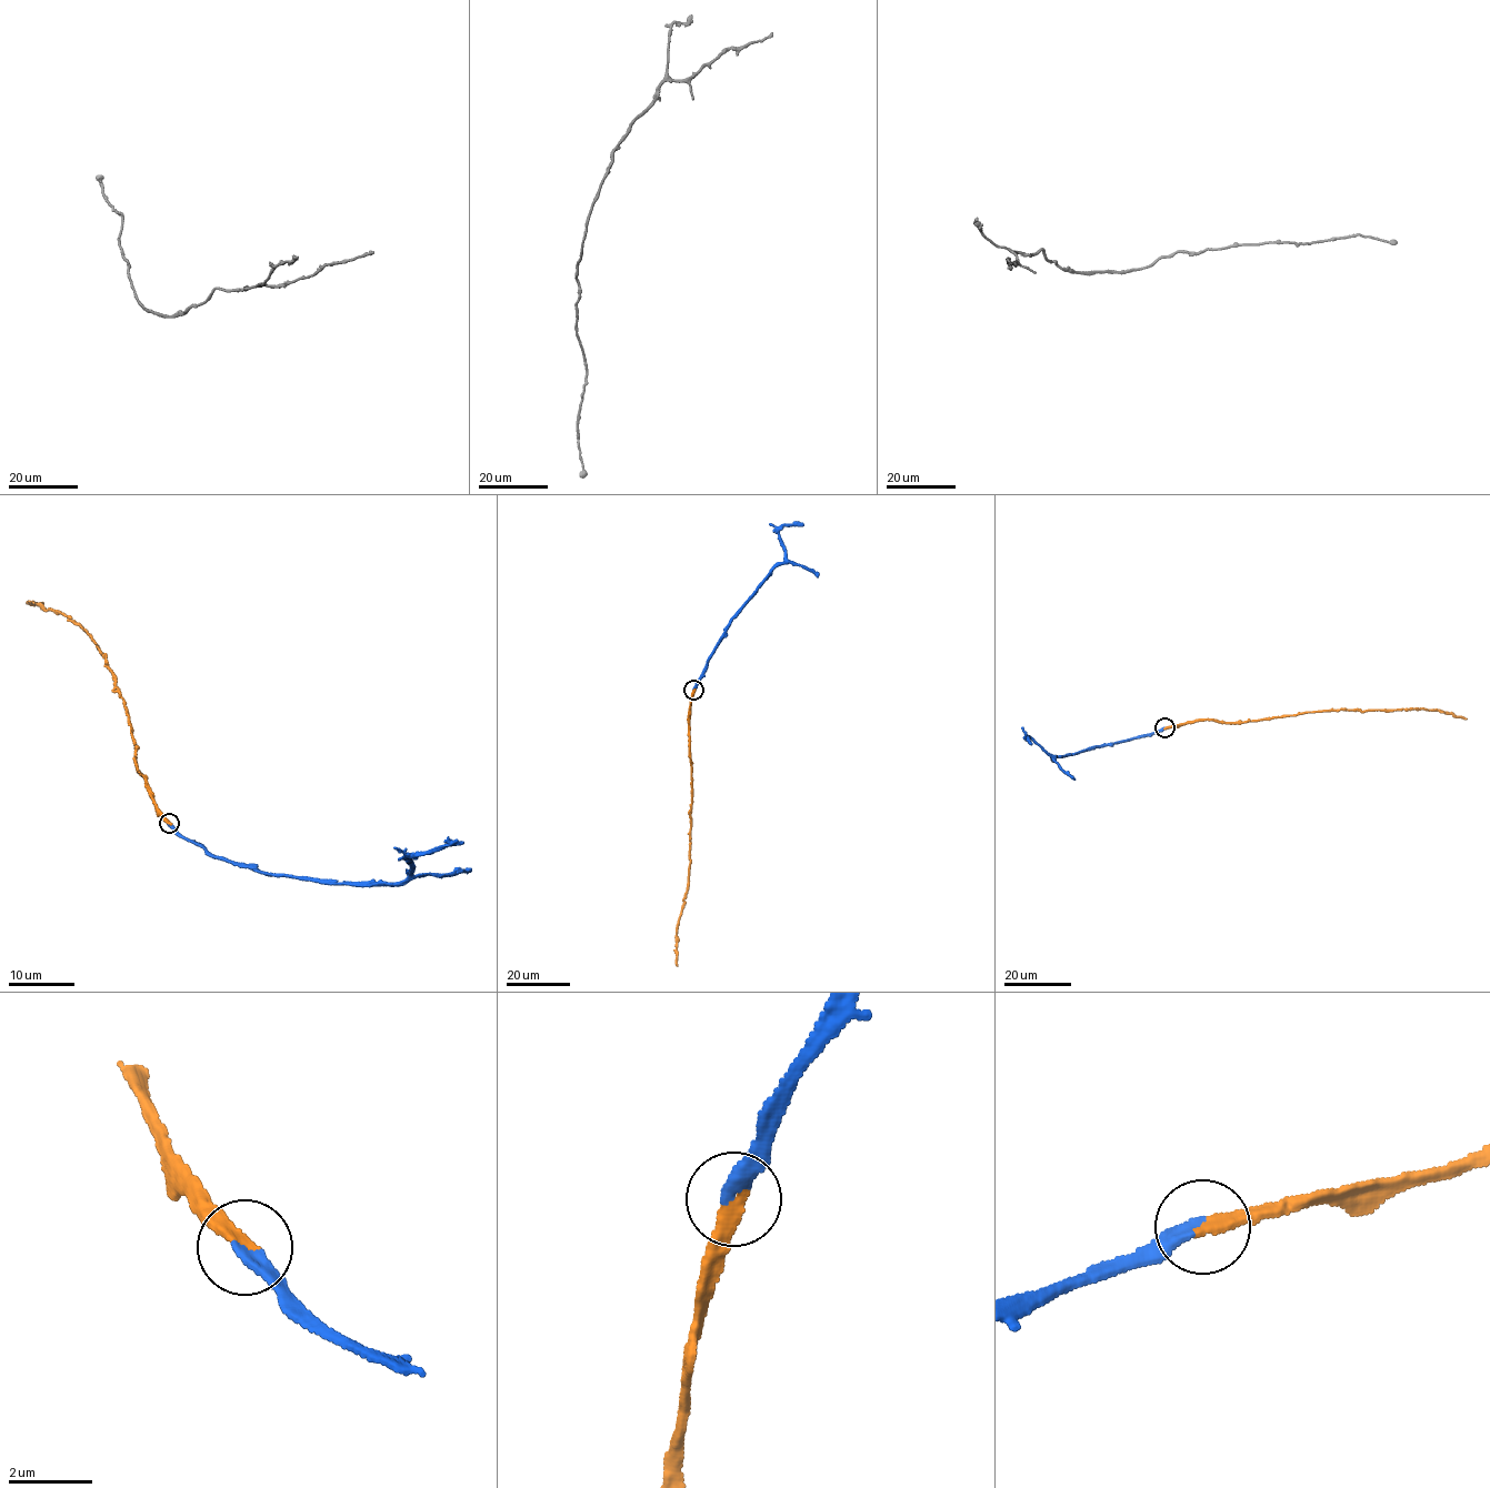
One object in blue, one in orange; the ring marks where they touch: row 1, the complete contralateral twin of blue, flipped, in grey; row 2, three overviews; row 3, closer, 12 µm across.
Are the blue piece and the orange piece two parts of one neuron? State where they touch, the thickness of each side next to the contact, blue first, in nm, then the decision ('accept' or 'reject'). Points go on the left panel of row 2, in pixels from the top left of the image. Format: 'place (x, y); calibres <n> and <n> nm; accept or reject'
place (169, 823); calibres 280 and 280 nm; accept

